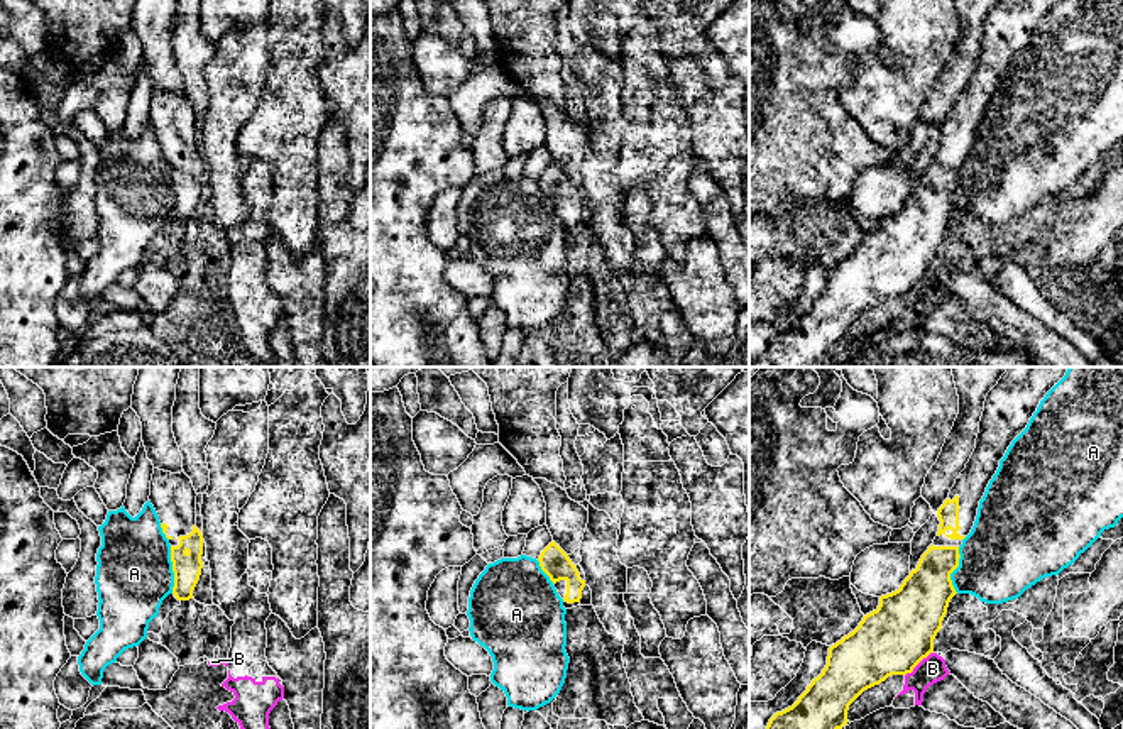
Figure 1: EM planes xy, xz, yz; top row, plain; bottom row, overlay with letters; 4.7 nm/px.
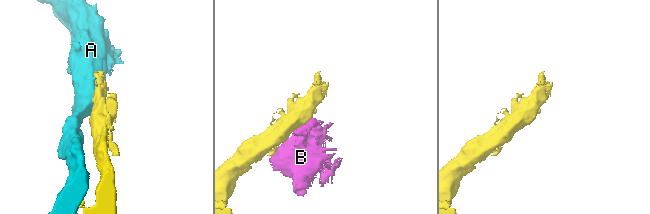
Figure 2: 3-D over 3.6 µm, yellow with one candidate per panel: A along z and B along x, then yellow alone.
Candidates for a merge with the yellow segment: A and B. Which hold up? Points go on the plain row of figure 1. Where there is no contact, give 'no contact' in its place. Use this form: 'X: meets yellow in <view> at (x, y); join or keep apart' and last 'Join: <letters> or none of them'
A: meets yellow in xy at (173, 191); keep apart
B: meets yellow in yz at (919, 283); keep apart
Join: none of them

